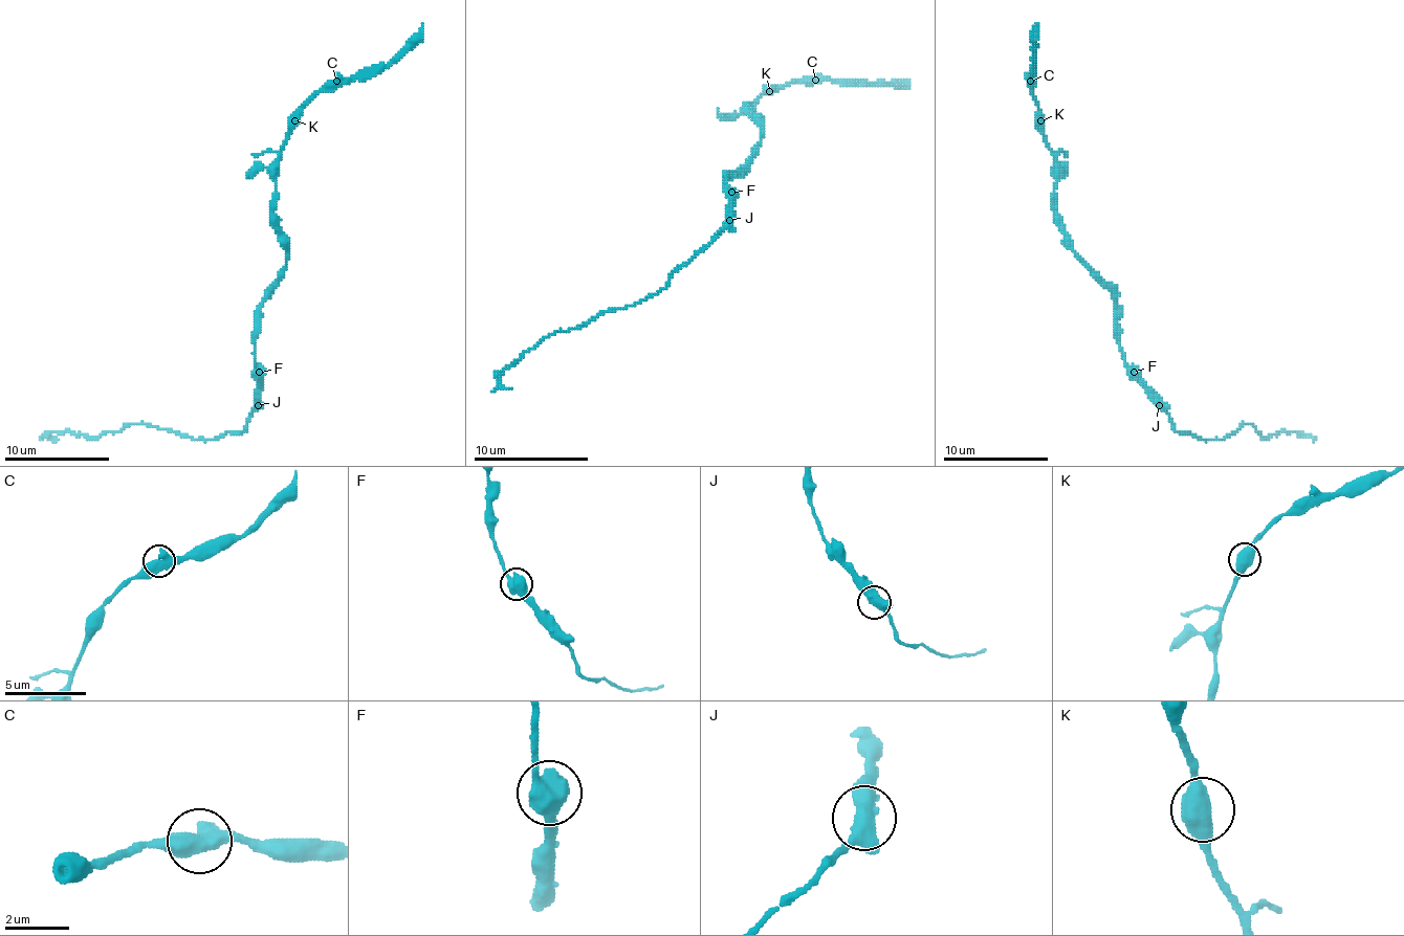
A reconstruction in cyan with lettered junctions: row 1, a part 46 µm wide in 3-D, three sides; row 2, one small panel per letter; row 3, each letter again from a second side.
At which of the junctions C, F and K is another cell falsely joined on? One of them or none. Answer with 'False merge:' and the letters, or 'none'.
False merge: none

